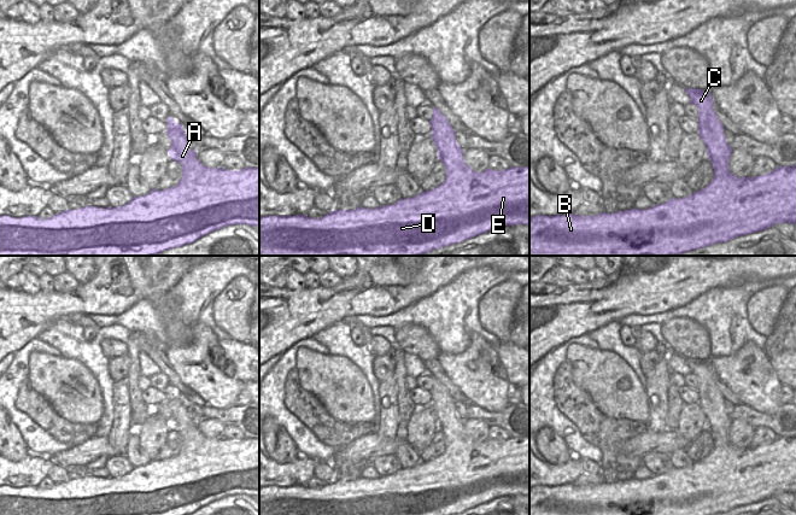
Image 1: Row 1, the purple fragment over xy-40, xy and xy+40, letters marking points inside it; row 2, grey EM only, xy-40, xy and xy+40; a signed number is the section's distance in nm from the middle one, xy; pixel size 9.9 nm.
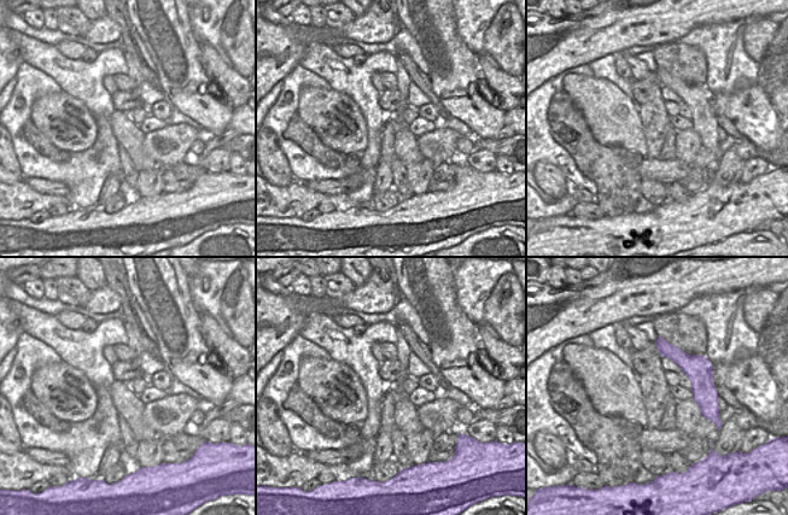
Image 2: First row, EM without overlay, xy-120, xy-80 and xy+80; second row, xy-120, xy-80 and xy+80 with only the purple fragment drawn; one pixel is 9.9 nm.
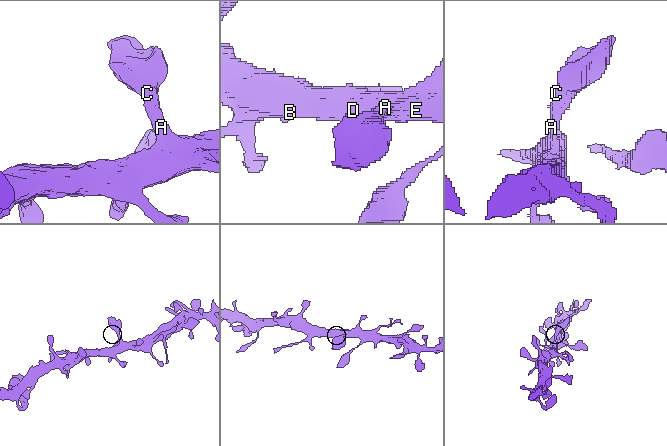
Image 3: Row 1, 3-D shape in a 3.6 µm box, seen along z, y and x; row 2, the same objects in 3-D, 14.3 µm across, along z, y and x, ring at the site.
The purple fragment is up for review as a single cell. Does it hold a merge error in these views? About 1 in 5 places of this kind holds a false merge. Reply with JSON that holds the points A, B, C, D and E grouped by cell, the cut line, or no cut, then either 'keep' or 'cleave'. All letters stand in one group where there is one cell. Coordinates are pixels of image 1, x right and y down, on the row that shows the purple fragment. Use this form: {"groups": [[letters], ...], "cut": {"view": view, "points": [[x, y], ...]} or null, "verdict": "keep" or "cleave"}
{"groups": [["A", "B", "C", "D", "E"]], "cut": null, "verdict": "keep"}

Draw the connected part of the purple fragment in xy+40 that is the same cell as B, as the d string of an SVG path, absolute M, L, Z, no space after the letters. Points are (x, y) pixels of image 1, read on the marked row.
M685 88L690 104L698 109L698 133L707 147L714 169L713 181L703 189L683 199L672 198L661 205L646 210L631 209L615 213L602 212L596 216L566 213L557 216L529 217L529 256L680 256L684 252L726 242L739 235L747 235L771 228L778 223L796 223L796 164L778 166L775 170L756 177L737 177L728 170L731 147L724 136L724 127L713 109L709 90Z

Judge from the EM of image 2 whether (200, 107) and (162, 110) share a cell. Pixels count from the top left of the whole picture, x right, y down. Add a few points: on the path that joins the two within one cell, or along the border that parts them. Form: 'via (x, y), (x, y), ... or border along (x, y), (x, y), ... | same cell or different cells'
border along (165, 100), (174, 107) | different cells

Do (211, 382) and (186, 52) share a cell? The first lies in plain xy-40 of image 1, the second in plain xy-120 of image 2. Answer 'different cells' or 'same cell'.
same cell

